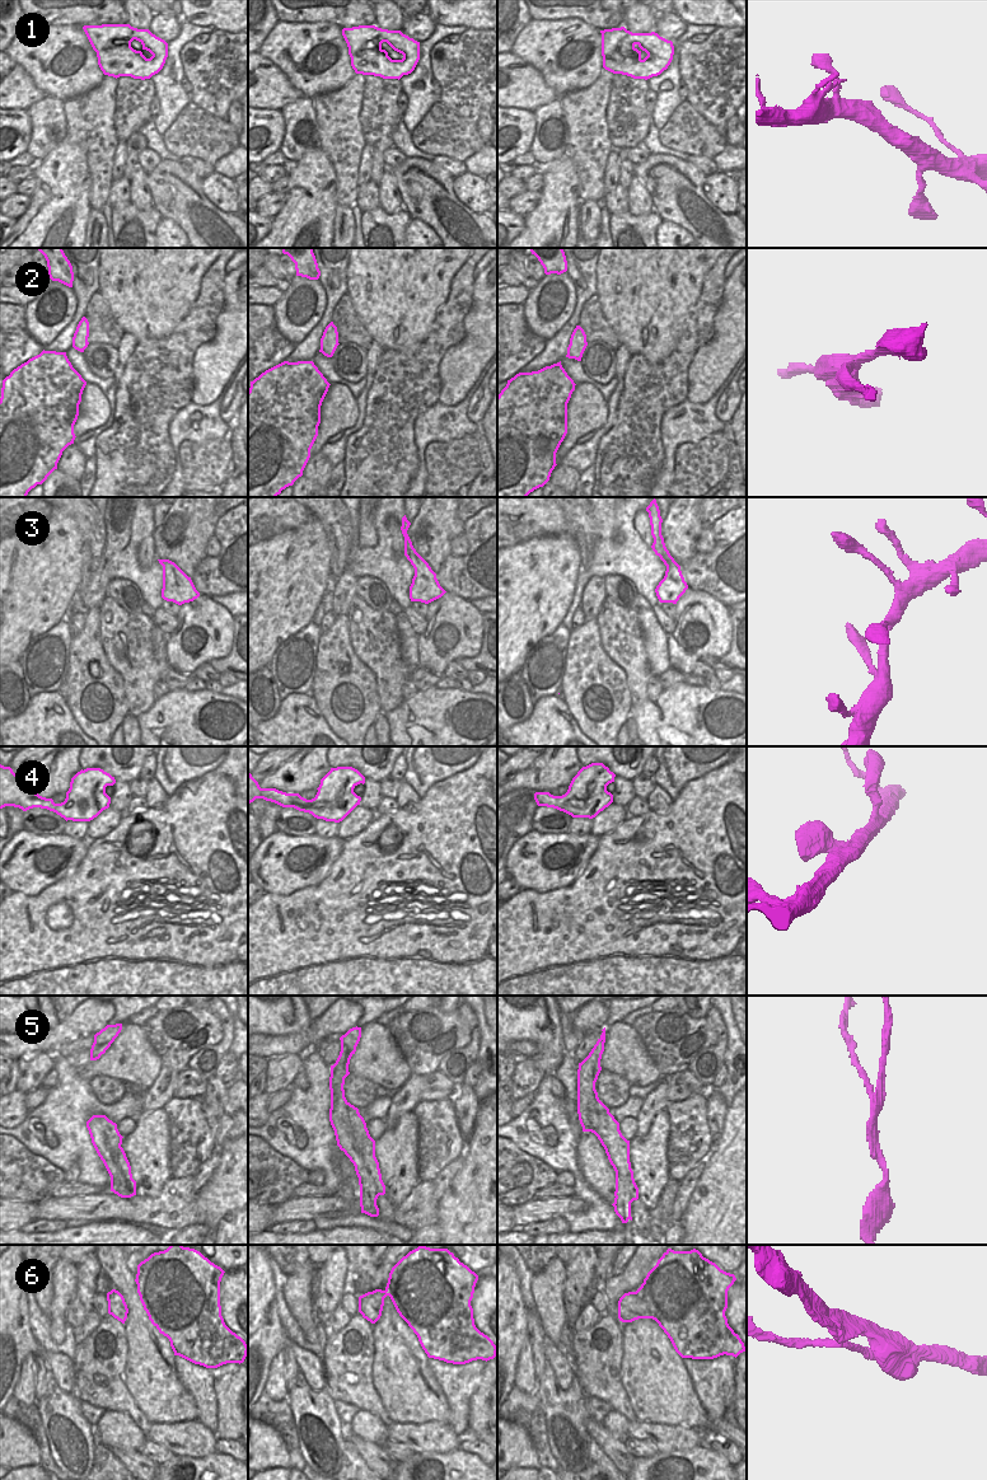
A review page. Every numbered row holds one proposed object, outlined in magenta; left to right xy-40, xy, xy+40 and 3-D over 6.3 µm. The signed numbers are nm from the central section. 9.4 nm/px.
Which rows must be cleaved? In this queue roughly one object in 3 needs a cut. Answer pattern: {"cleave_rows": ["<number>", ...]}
{"cleave_rows": ["2", "5", "6"]}

